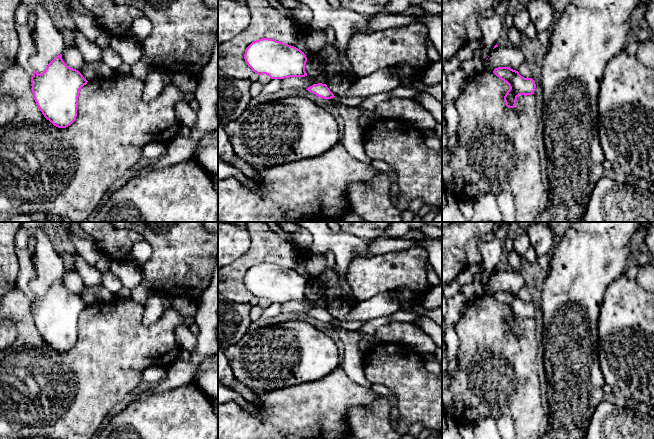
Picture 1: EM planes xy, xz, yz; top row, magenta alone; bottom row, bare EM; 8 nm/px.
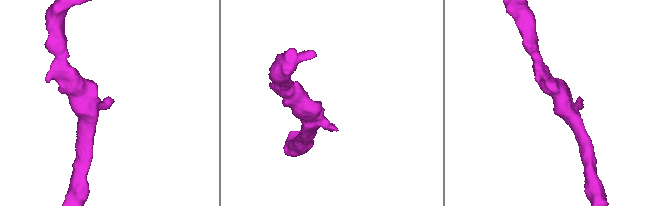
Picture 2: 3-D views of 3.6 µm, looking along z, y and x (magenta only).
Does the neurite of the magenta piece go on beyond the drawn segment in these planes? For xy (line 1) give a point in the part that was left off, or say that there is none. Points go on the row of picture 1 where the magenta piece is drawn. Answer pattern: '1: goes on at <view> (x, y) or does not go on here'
1: does not go on here

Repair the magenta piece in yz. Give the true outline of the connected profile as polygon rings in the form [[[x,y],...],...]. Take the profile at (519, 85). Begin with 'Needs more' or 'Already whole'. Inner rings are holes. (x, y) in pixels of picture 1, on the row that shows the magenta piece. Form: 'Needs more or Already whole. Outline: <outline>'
Already whole. Outline: [[[506,66],[495,68],[493,73],[510,87],[504,96],[507,107],[514,108],[519,95],[527,96],[534,94],[536,84],[532,78],[524,78],[518,71]]]

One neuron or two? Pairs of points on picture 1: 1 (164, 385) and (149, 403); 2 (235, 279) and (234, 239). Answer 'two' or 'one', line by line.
1: two
2: two

